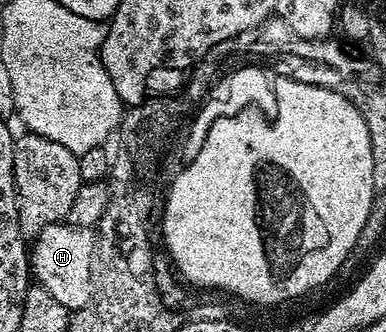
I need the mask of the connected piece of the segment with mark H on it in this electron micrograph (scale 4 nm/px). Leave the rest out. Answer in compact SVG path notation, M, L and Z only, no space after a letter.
M61 222L46 226L34 238L30 248L30 272L39 287L50 290L62 306L70 310L89 307L92 296L92 259L98 249L98 236L92 228L79 228L77 224Z

